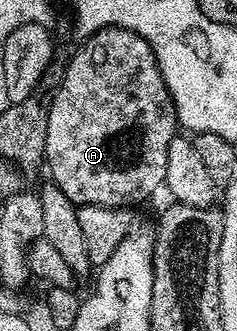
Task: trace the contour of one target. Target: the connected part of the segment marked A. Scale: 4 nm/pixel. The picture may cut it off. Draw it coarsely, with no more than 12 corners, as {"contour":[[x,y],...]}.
{"contour":[[103,28],[50,97],[76,206],[164,187],[175,104],[141,34]]}

